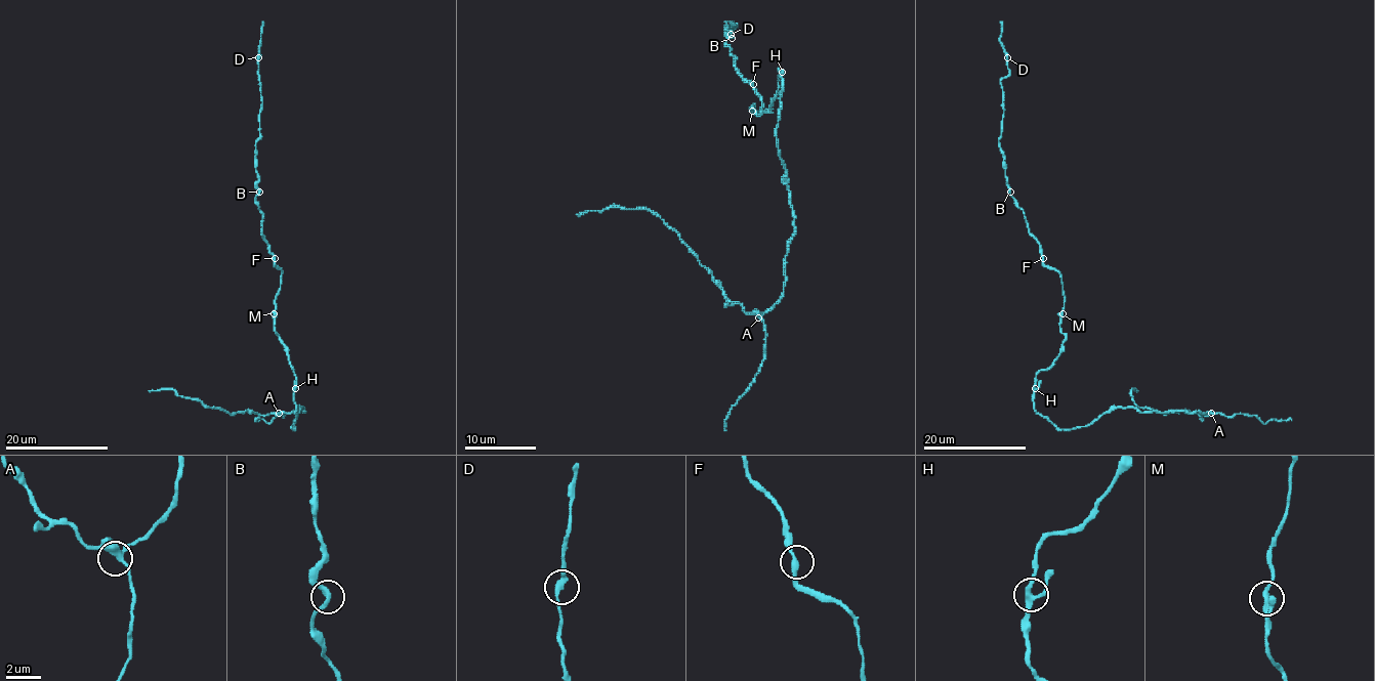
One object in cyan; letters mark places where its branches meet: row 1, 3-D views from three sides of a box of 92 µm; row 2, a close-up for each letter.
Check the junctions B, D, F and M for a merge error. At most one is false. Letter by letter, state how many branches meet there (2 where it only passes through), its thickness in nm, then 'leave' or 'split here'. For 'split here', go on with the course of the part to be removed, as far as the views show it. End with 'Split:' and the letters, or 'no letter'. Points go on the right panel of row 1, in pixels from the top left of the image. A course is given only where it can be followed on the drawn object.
B: branches 2; calibre 320 nm; leave
D: branches 2; calibre 240 nm; leave
F: branches 2; calibre 320 nm; leave
M: branches 3; calibre 240 nm; leave
Split: no letter

